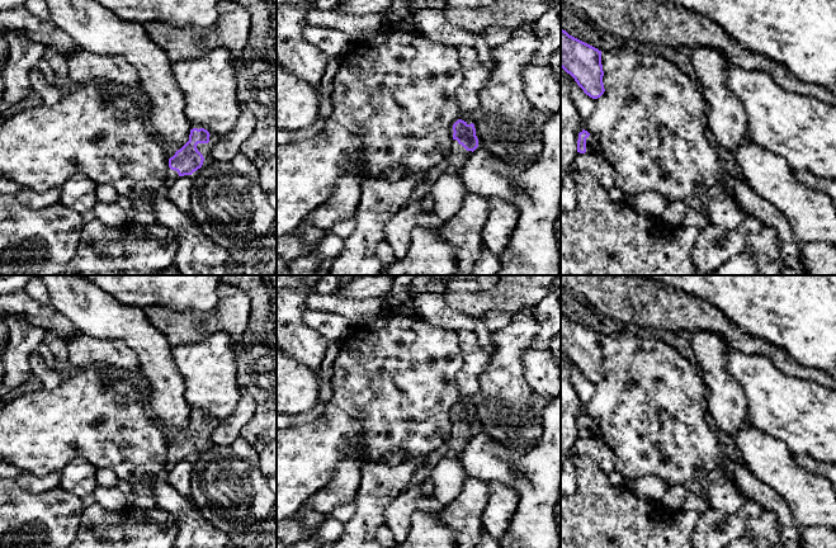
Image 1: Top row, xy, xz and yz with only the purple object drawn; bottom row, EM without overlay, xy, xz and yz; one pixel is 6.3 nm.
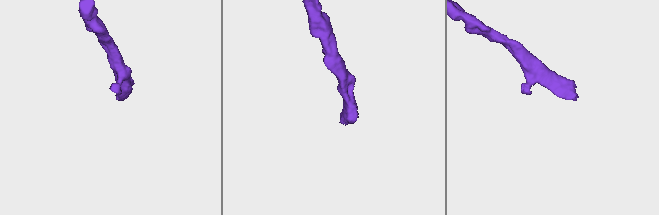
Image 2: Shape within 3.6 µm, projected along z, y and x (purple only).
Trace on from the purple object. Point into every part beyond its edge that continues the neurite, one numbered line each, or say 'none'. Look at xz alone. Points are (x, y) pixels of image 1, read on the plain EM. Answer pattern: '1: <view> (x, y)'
1: xz (458, 439)

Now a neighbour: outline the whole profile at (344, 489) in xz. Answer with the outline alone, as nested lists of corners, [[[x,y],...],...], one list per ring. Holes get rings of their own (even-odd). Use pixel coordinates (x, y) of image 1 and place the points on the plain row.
[[[356,454],[343,459],[337,464],[335,480],[307,500],[312,511],[329,515],[340,504],[356,502],[362,471],[365,466]]]

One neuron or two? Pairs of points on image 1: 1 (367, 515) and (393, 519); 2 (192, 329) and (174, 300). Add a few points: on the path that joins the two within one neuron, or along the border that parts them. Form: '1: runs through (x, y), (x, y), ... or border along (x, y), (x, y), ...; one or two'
1: border along (401, 492), (385, 510), (385, 524); two
2: border along (151, 305), (161, 305), (175, 310), (211, 310); two

